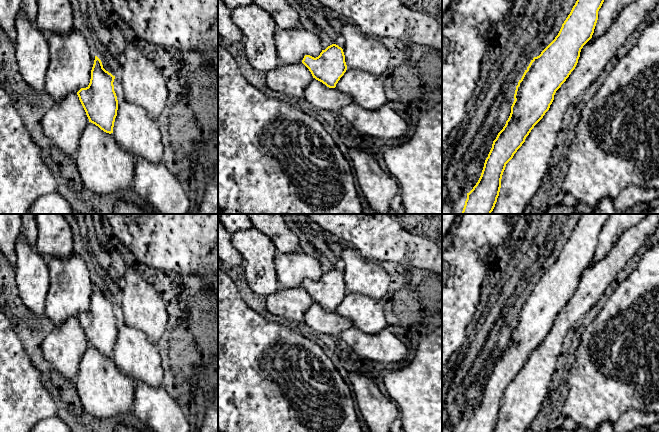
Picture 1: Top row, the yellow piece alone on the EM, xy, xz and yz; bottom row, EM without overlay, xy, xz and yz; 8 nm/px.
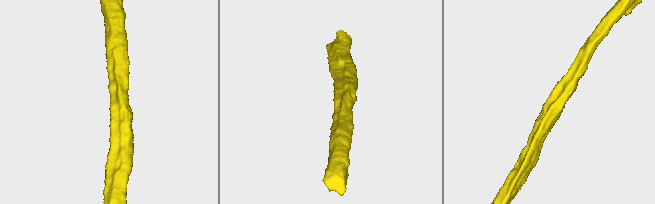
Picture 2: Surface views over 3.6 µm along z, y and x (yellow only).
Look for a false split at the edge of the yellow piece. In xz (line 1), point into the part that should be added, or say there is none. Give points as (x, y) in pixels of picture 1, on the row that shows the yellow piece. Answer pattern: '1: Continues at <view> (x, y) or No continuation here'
1: No continuation here

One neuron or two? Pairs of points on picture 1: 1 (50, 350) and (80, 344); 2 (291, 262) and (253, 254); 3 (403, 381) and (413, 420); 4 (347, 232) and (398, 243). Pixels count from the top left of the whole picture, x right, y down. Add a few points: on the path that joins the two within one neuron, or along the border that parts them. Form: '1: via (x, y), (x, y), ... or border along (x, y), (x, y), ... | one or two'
1: via (57, 349), (63, 348), (67, 344), (73, 344) | one
2: border along (276, 252), (274, 267), (278, 281) | two
3: via (413, 391), (413, 410) | one
4: via (360, 232), (372, 232), (385, 240) | one

